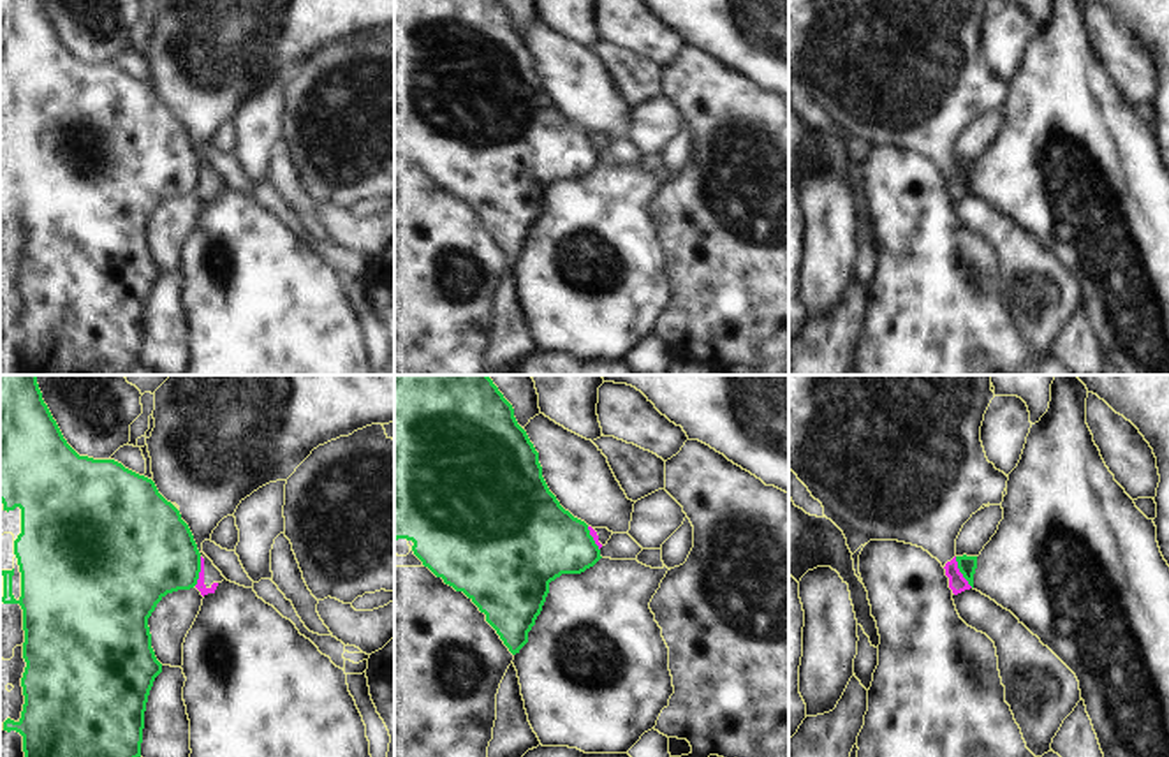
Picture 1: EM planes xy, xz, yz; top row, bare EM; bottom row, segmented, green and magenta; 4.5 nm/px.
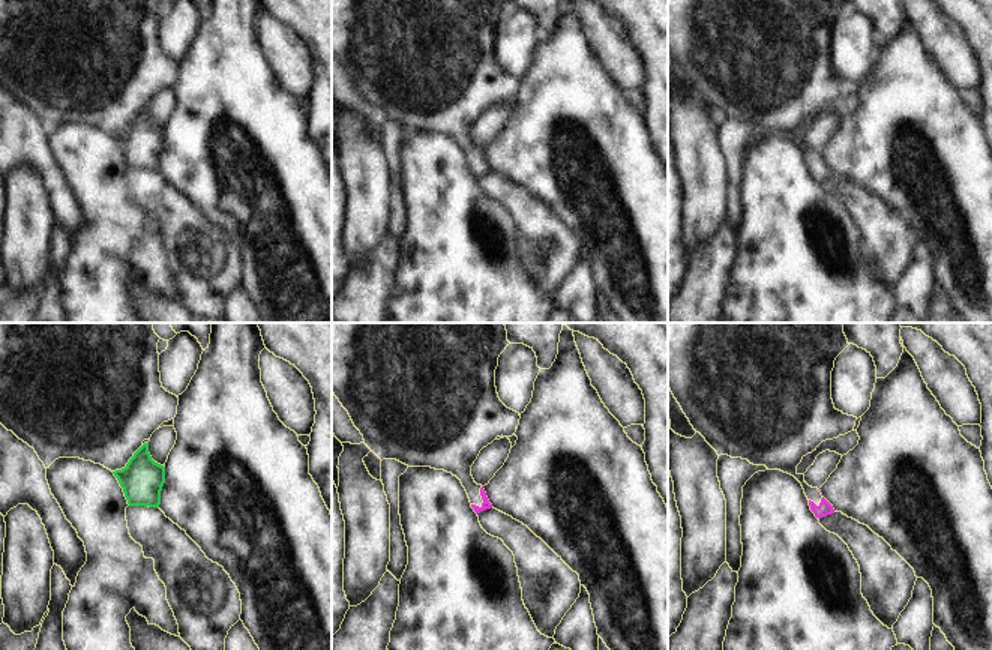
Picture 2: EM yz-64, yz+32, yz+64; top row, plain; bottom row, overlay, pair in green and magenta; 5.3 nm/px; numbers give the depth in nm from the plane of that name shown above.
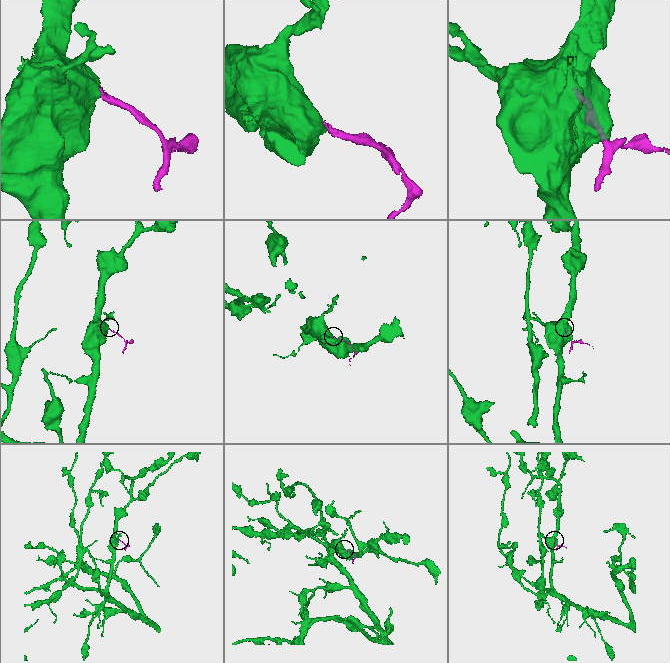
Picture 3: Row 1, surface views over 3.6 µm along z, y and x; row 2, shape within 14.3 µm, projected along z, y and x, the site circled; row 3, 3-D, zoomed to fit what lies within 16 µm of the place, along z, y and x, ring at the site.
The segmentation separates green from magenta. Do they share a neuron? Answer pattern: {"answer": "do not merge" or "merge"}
{"answer": "do not merge"}

